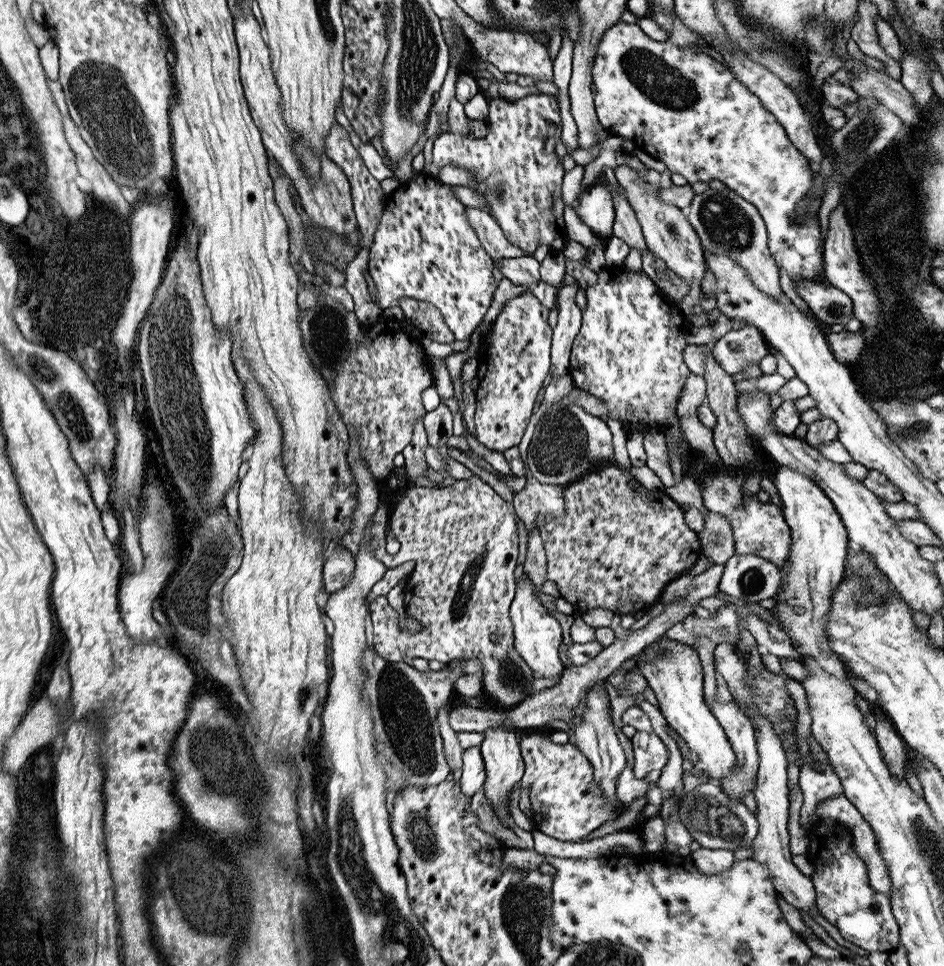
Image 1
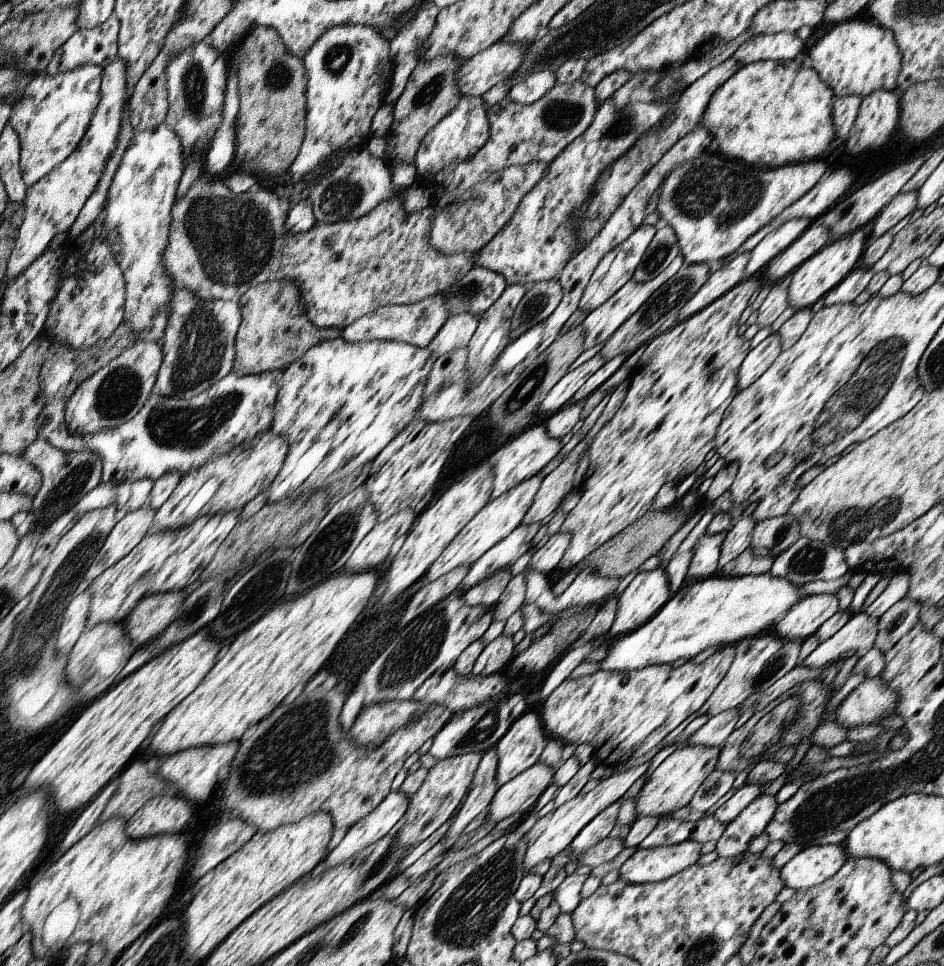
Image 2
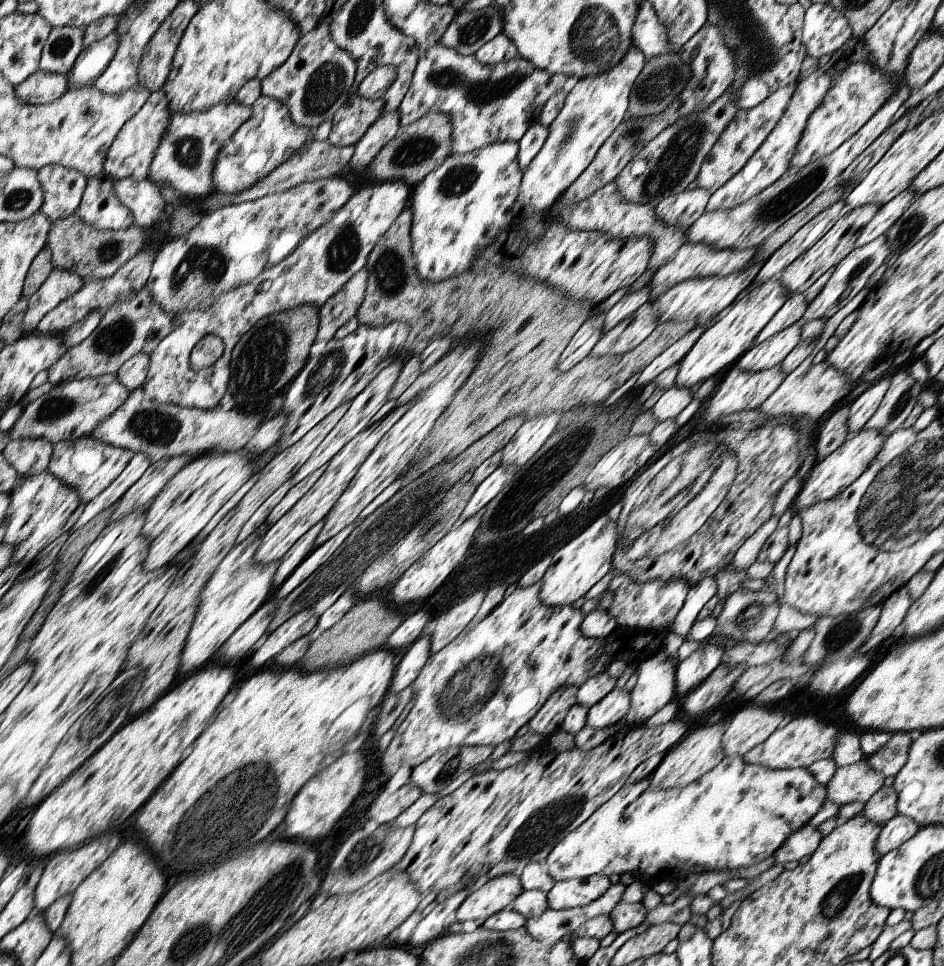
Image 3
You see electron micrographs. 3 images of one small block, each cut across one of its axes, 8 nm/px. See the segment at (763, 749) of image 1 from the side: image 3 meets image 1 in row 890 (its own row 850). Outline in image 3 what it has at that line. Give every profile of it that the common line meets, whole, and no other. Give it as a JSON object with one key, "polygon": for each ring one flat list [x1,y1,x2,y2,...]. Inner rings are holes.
{"polygon":[[803,826,793,834,775,854,775,864,787,864,787,862,799,862,803,856,811,856,819,842,823,840,823,834,815,826]]}

